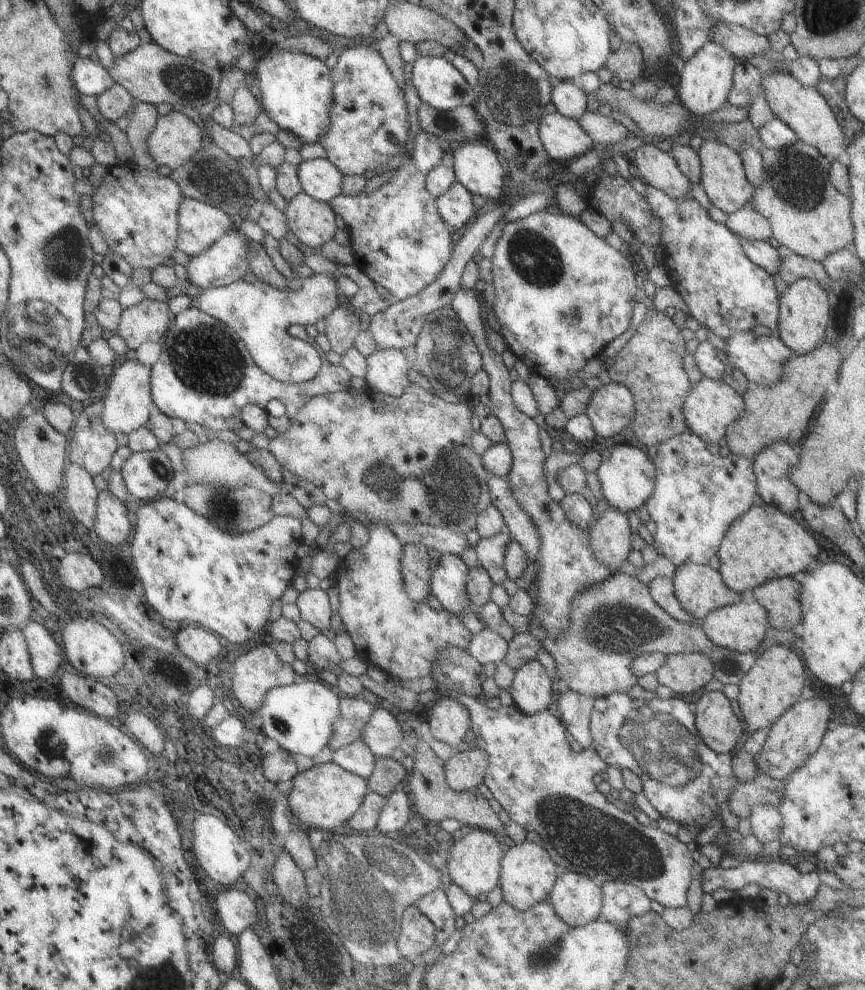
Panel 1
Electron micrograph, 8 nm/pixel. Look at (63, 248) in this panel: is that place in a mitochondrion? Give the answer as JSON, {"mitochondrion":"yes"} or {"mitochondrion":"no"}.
{"mitochondrion":"yes"}

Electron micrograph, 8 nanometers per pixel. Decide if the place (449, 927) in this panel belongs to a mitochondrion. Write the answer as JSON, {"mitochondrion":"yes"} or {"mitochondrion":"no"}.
{"mitochondrion":"no"}

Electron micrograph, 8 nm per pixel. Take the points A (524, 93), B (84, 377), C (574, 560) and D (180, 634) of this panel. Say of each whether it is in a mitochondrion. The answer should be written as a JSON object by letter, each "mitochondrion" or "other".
{"A":"mitochondrion","B":"mitochondrion","C":"mitochondrion","D":"other"}

